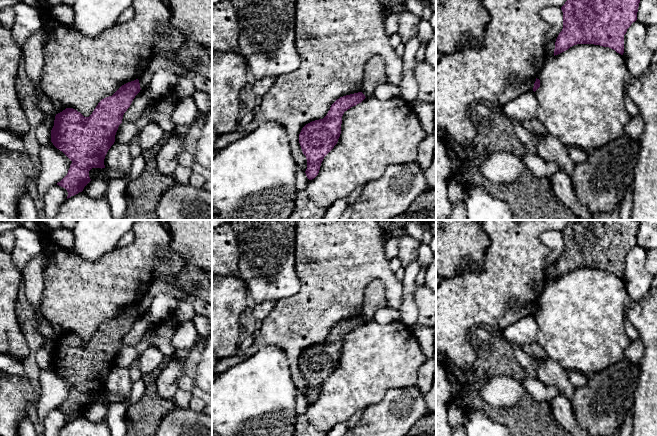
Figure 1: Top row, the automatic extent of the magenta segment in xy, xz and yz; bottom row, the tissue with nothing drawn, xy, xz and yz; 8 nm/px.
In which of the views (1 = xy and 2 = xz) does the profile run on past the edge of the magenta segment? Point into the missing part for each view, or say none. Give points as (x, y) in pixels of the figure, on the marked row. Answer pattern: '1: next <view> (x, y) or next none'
1: next none
2: next none

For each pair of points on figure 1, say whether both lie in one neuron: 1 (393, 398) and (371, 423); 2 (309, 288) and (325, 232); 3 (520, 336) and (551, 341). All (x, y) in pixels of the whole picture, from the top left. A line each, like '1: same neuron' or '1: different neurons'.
1: same neuron
2: same neuron
3: different neurons

